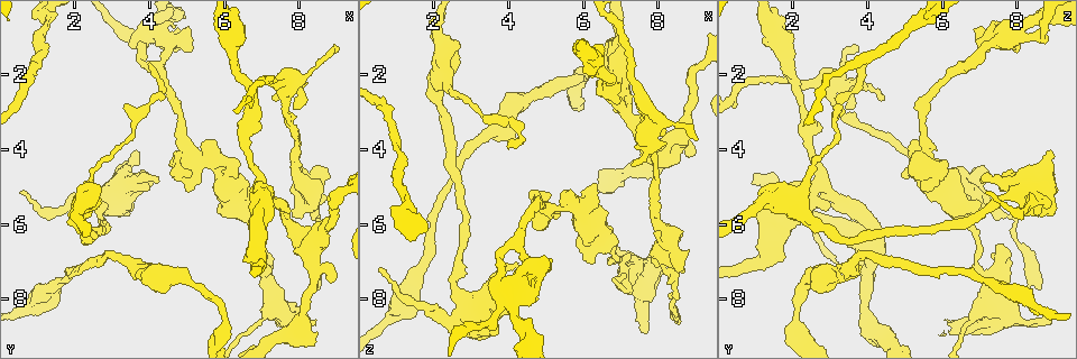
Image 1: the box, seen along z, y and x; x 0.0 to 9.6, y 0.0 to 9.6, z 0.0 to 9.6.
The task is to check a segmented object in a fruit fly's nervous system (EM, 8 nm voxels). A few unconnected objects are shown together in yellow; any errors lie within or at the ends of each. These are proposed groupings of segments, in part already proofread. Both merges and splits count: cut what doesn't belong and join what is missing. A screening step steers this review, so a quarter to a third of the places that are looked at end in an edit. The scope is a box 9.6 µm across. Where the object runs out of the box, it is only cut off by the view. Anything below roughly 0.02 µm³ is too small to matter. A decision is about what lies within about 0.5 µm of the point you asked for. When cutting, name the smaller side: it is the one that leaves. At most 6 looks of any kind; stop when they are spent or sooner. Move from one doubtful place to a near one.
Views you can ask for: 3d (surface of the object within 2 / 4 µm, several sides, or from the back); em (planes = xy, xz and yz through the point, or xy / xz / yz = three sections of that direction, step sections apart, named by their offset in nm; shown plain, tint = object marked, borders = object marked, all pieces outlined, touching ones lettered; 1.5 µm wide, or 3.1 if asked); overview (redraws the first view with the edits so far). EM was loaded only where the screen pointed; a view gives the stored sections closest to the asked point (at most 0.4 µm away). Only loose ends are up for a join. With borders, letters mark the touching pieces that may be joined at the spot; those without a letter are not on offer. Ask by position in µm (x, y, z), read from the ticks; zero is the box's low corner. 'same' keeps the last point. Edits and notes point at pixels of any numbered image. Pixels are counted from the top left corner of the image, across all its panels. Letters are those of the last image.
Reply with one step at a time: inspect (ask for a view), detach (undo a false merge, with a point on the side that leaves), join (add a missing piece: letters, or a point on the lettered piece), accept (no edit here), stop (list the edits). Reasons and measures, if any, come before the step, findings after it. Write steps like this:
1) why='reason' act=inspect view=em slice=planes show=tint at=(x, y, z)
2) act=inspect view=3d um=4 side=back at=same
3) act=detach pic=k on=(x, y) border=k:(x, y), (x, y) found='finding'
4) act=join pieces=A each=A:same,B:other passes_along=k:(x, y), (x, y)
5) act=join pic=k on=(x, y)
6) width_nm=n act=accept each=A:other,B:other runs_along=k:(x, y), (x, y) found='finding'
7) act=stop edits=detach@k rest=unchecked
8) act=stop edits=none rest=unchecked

why='branch stops here' act=inspect view=3d um=4 at=(7.65, 8.50, 8.80)

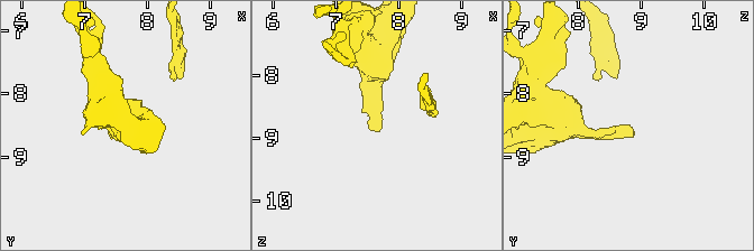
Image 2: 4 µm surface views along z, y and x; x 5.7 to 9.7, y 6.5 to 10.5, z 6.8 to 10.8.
why='shape alone is not enough' act=inspect view=em slice=planes show=borders at=(7.65, 8.45, 8.80)

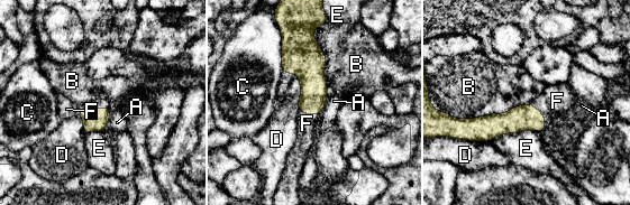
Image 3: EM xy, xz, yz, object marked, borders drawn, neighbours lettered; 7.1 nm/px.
longest_contact=B:500nm act=join pieces=F each=A:other,B:other,C:other,D:other,E:other,F:same found='the cell continues'

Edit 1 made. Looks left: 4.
why='redraw' act=inspect view=overview

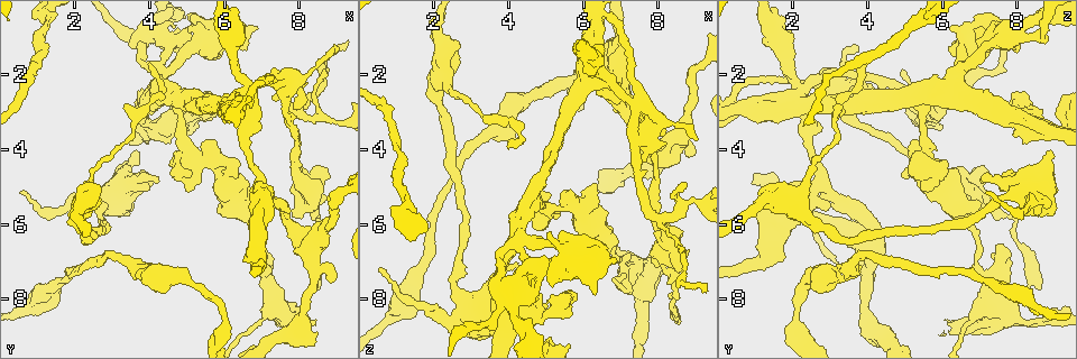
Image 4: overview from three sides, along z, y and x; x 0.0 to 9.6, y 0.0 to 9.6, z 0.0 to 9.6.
why='sudden change in width' act=inspect view=3d um=2 at=(7.05, 8.50, 6.85)

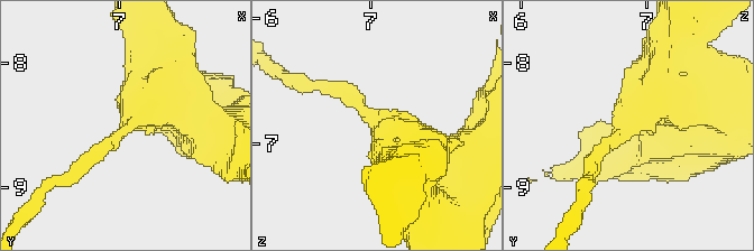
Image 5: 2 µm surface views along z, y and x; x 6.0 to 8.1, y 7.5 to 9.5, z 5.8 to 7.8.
why='shape alone is not enough' act=inspect view=em slice=planes show=plain at=(7.08, 8.54, 6.84)

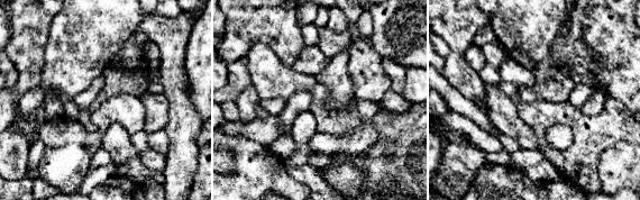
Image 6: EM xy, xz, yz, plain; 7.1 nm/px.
act=inspect view=em slice=planes show=borders at=same

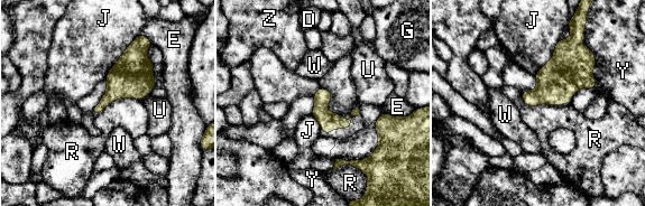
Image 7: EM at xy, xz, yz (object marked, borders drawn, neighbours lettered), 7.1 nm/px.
longest_contact=J:420nm act=accept each=D:other,E:other,G:other,J:other,R:other,U:other,W:other,Y:other,Z:other border=7:(140, 100), (118, 97), (94, 116) found='all the same cell'

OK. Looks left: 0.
act=stop edits=join@3 rest=unchecked

